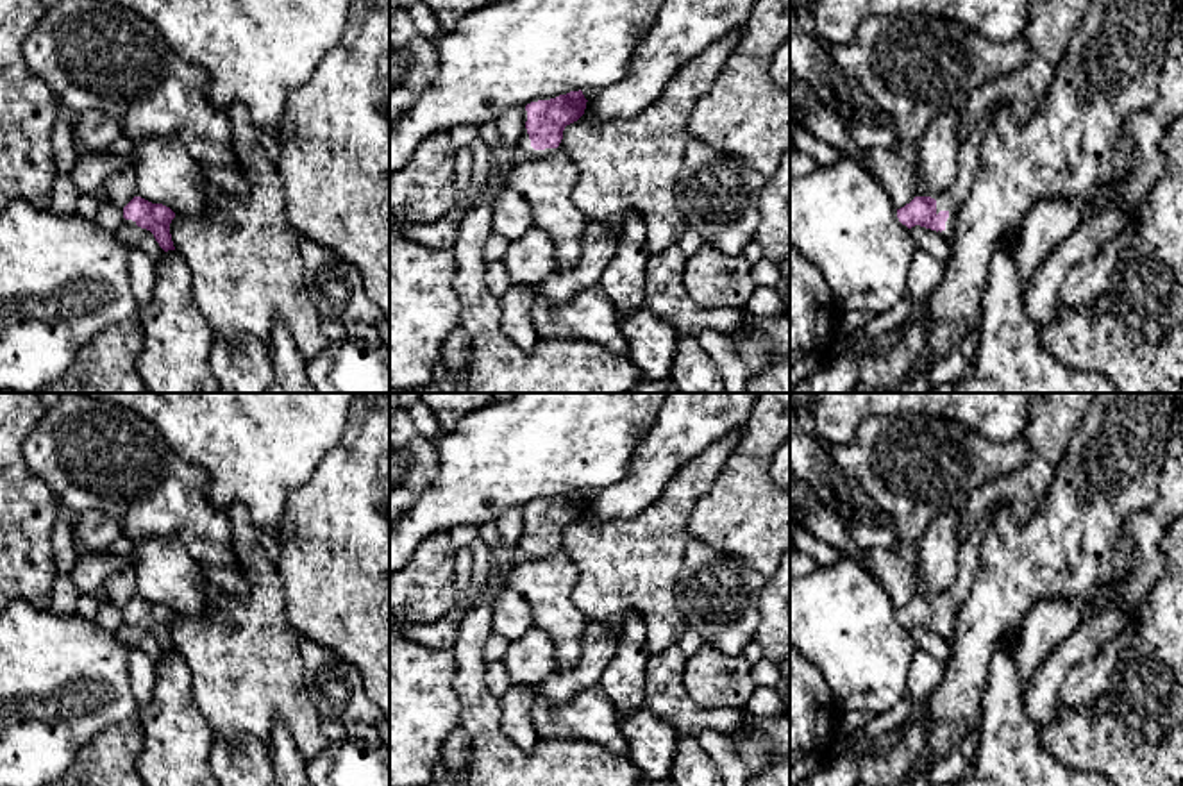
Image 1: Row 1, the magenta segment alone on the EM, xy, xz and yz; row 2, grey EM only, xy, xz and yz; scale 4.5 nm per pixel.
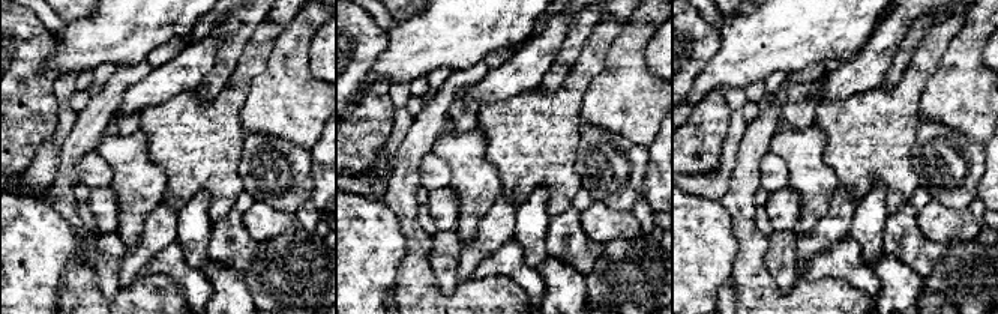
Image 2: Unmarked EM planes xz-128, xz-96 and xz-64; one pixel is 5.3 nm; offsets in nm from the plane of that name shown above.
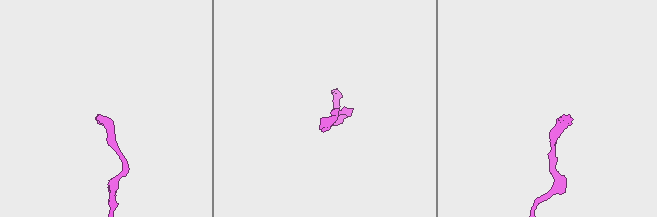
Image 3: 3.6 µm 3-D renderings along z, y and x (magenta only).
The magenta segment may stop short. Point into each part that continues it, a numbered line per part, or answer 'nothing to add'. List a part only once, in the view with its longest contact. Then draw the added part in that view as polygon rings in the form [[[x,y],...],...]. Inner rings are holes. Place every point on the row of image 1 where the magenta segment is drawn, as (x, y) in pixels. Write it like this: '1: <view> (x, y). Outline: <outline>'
1: xz (526, 150). Outline: [[[524,105],[524,134],[522,134],[520,143],[518,143],[518,157],[545,159],[545,157],[556,154],[561,148],[561,143],[559,143],[558,148],[534,150],[531,146],[531,139],[529,139],[529,134],[527,134],[527,129],[525,129],[525,121],[527,121],[527,111],[525,111],[525,105]]]

